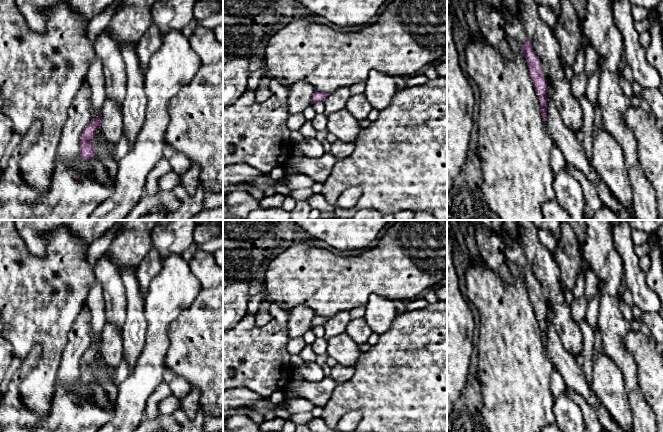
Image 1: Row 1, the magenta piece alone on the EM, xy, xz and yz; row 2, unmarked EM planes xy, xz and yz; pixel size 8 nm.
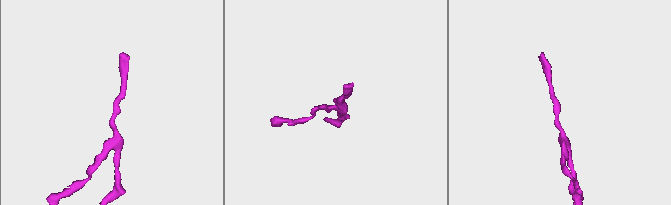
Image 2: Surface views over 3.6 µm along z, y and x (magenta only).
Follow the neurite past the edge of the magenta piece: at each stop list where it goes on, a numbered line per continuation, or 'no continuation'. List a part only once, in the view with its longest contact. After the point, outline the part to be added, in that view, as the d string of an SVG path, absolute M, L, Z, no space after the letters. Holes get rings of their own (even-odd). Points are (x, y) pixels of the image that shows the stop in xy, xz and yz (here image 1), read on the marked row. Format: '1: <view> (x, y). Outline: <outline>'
1: yz (514, 29). Outline: M514 17L510 22L505 21L504 28L507 36L515 39L519 46L522 47L527 39L527 35L519 18Z

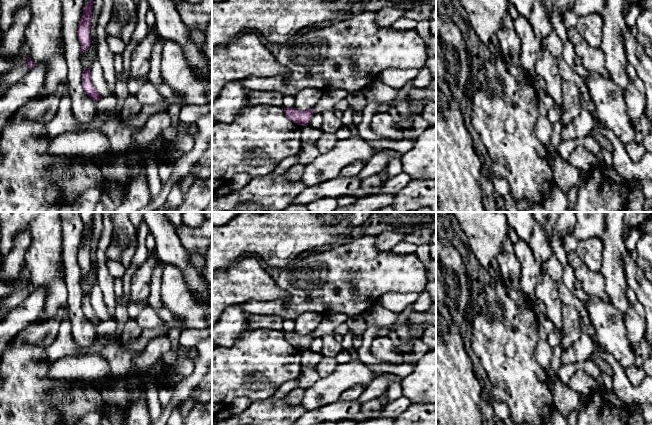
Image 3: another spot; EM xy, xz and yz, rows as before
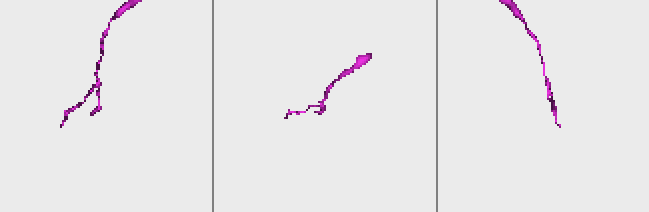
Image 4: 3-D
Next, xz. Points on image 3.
no continuation

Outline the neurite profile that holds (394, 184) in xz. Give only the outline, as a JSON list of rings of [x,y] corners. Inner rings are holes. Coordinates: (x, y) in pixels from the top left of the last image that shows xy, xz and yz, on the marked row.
[[[401,172],[400,174],[387,178],[382,185],[382,193],[398,193],[402,188],[404,188],[410,181],[411,177],[405,173]]]

